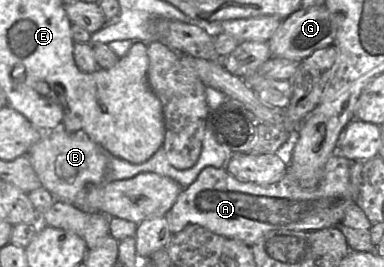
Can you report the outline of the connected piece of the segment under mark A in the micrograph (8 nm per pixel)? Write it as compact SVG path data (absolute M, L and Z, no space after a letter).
M334 153L325 164L321 181L311 189L301 187L288 169L278 182L259 185L239 181L224 168L208 166L194 183L179 194L165 217L172 234L196 224L249 247L272 230L312 231L336 227L346 208L354 202L351 164L349 159Z

